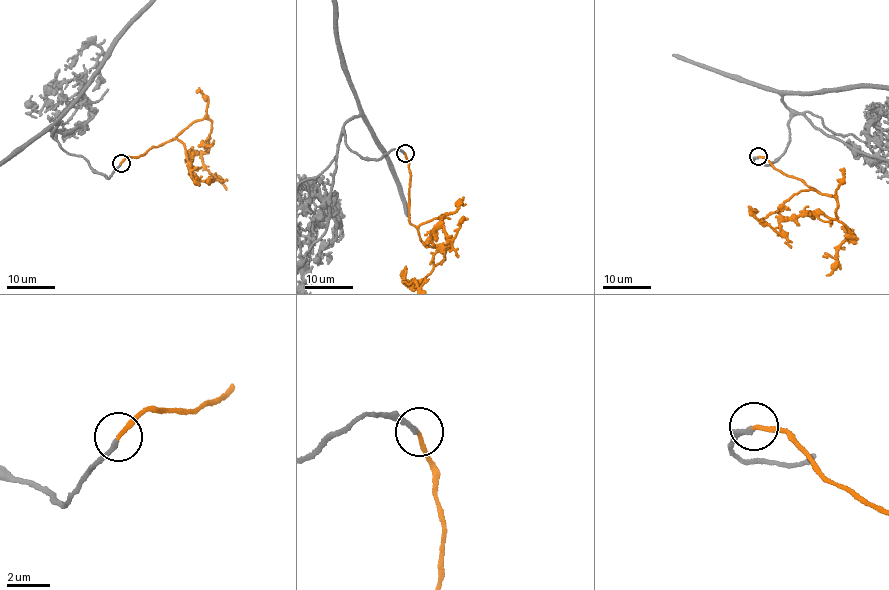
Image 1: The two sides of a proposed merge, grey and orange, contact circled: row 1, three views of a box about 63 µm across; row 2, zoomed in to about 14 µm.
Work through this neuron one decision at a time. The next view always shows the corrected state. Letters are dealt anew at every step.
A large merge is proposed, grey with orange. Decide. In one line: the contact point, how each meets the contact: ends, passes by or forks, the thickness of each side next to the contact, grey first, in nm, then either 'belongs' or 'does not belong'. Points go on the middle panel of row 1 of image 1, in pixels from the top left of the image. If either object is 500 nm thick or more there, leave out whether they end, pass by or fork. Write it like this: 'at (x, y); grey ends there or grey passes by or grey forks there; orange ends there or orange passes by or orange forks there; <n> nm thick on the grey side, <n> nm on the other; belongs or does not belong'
at (405, 153); grey ends there; orange ends there; 200 nm thick on the grey side, 180 nm on the other; belongs

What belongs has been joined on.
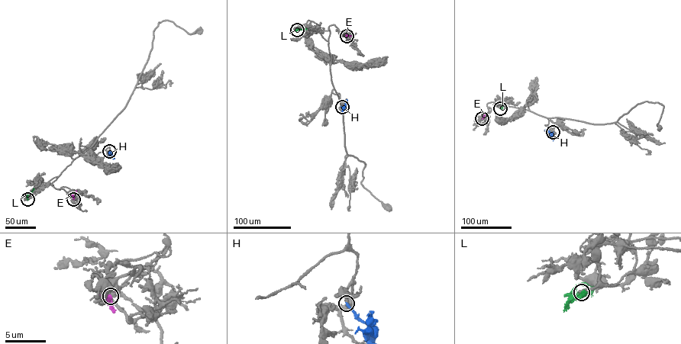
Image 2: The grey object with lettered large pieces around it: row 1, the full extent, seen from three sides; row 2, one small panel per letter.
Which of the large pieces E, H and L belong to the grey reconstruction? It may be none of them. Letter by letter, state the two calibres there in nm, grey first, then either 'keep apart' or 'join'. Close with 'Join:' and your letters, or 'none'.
E: calibres 480 and 320 nm; keep apart
H: calibres 240 and 240 nm; join
L: calibres 240 and 480 nm; keep apart
Join: H

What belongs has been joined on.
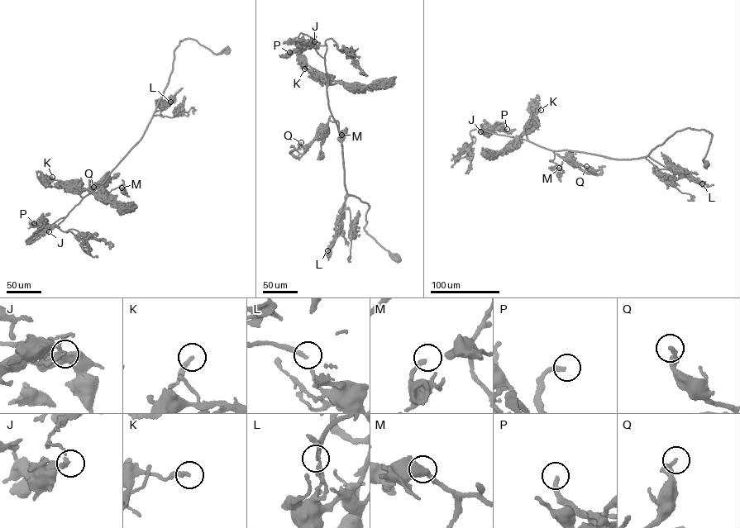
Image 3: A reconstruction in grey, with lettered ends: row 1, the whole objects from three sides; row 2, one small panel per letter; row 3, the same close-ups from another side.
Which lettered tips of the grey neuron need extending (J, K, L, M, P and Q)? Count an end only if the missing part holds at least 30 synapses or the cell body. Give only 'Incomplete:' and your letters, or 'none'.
Incomplete: L, P

